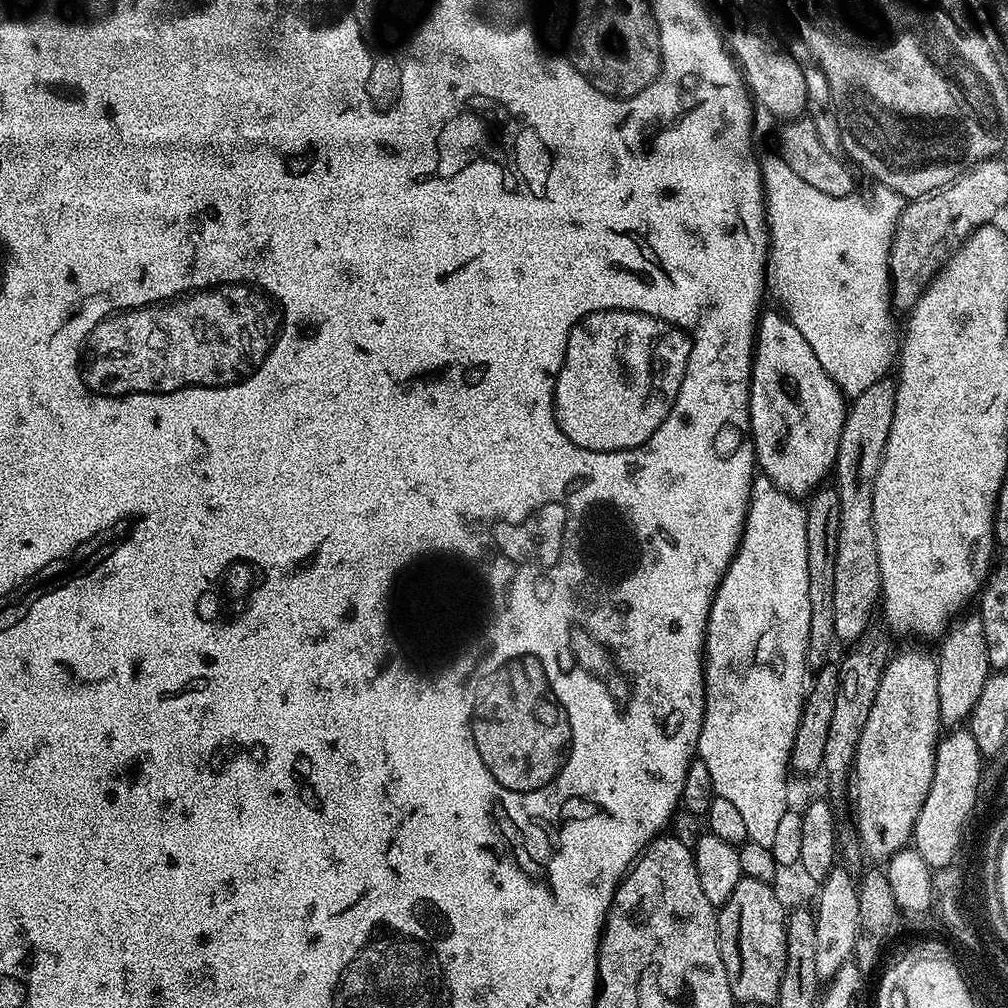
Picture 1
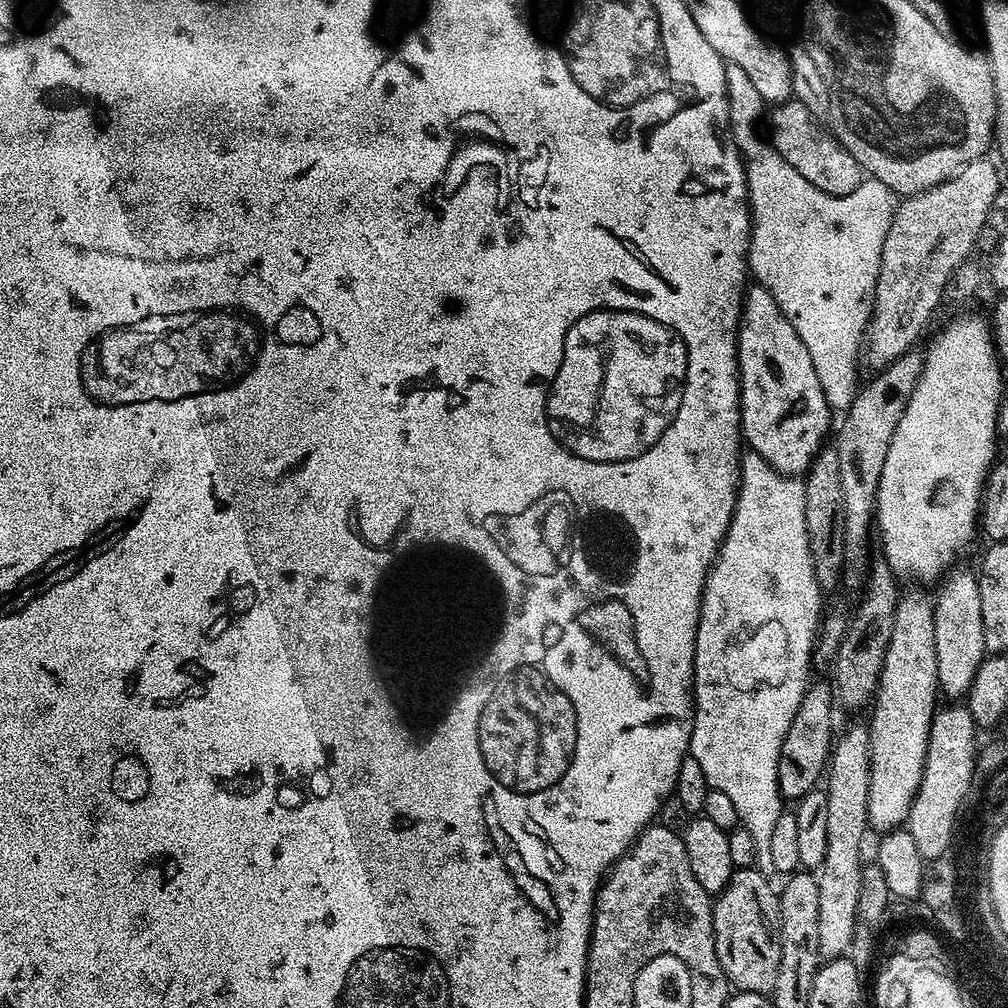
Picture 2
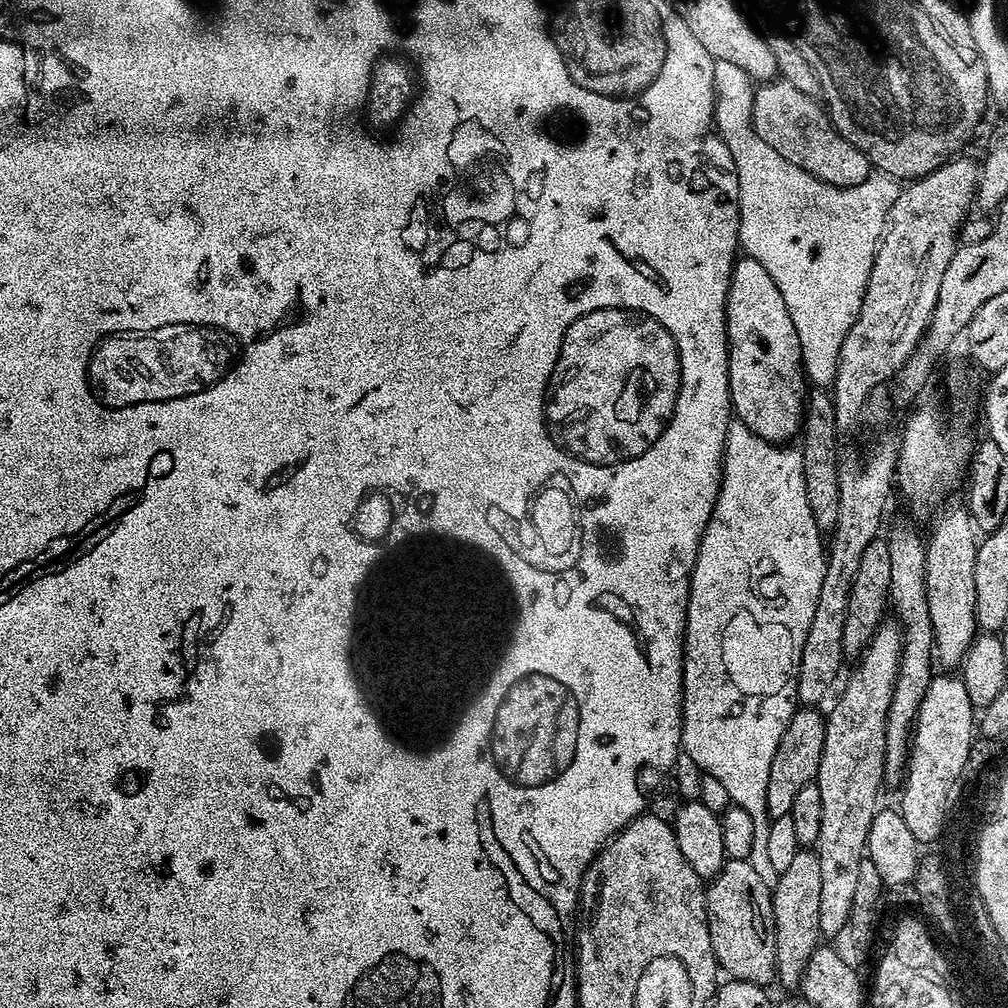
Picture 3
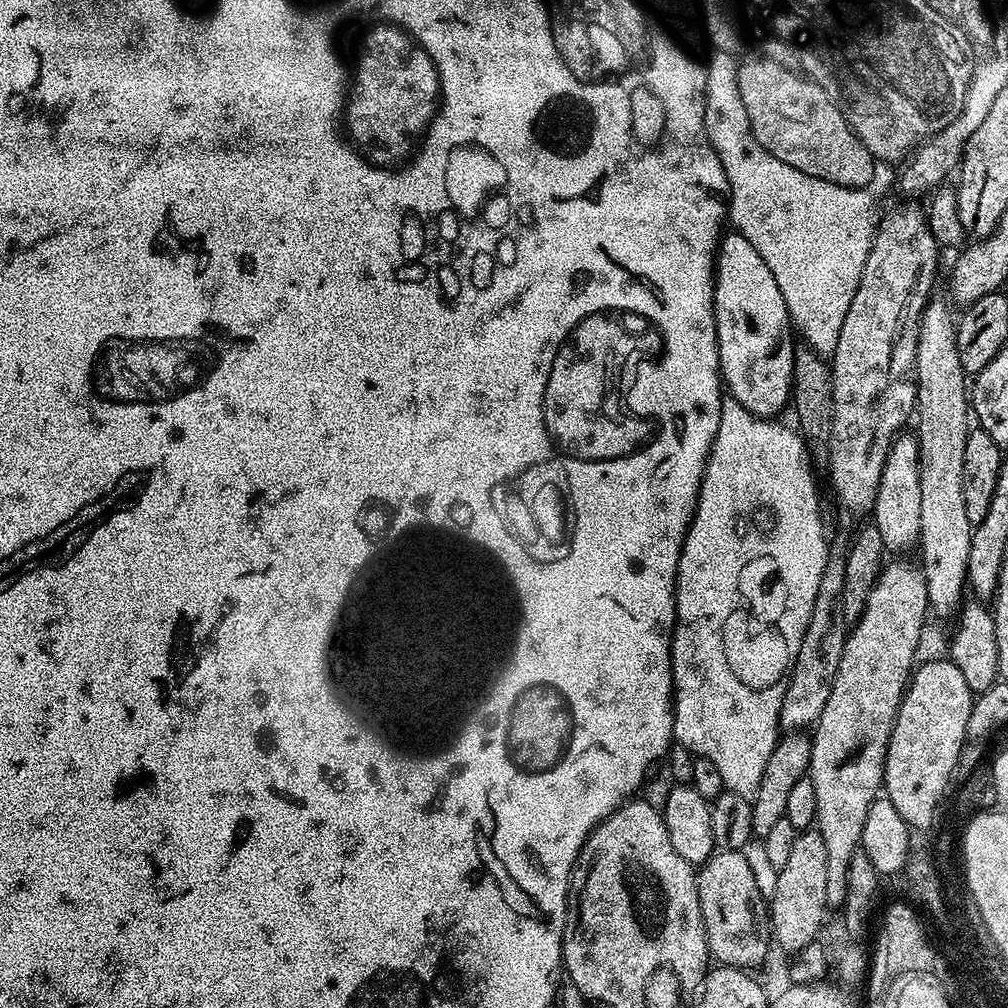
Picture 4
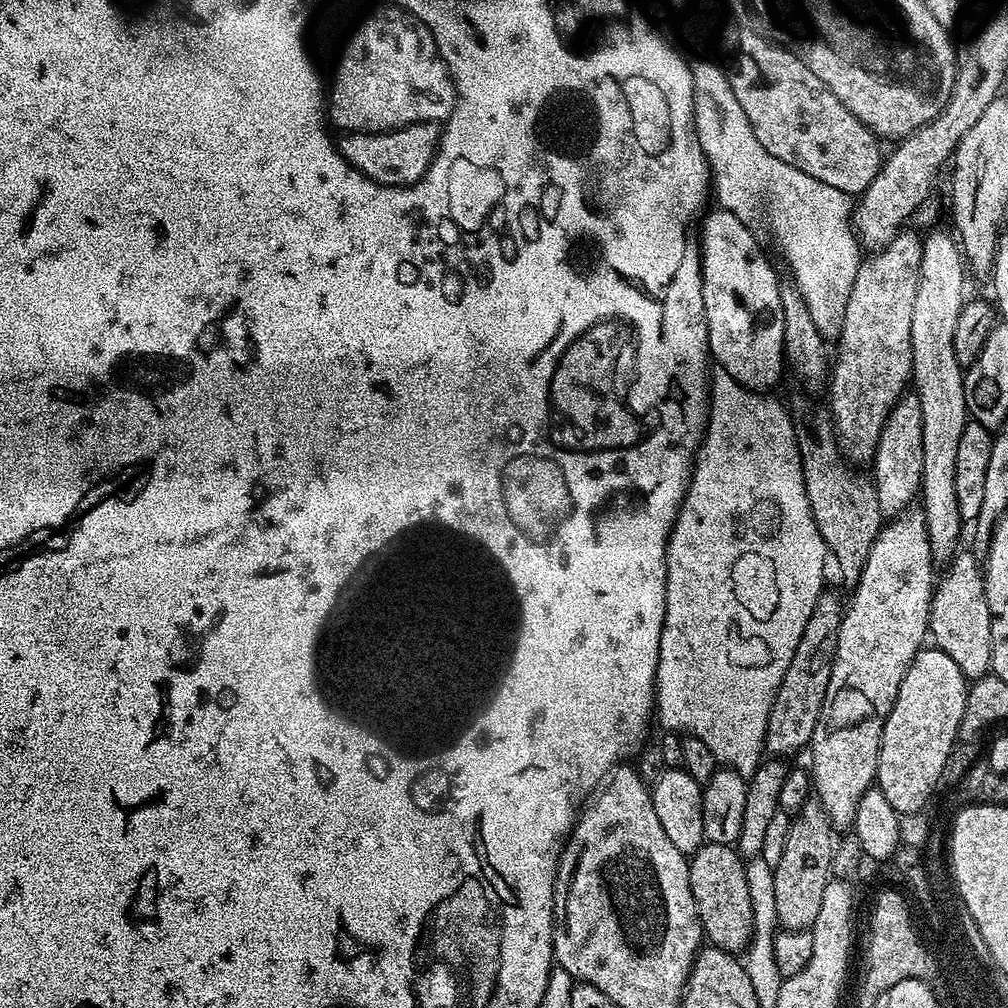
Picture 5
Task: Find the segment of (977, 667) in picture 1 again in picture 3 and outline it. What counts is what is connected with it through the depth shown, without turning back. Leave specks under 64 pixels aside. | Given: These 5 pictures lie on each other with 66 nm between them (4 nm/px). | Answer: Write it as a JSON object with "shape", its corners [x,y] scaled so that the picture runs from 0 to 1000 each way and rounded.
{"shape":[[[938,499],[928,509],[930,512],[925,520],[925,529],[921,534],[919,532],[917,568],[919,569],[919,597],[925,618],[927,651],[932,662],[933,659],[937,662],[934,664],[948,665],[955,659],[956,651],[970,630],[966,609],[966,554],[970,525],[955,499],[939,500]]]}

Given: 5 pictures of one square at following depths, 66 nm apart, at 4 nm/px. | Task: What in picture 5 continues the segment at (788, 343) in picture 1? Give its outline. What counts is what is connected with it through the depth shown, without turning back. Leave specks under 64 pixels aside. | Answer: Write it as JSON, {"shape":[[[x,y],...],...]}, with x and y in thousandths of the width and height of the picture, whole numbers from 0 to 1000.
{"shape":[[[717,208],[697,215],[692,241],[696,251],[696,300],[700,308],[702,347],[713,368],[724,371],[737,385],[766,387],[780,369],[777,308],[773,296],[775,277],[754,247],[739,219]]]}

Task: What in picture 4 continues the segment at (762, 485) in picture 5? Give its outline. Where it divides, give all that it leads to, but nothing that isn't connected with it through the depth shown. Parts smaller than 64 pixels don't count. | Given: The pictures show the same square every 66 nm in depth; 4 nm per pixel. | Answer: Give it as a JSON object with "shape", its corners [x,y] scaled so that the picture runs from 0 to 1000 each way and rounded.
{"shape":[[[725,395],[719,396],[716,403],[716,415],[712,423],[712,431],[708,435],[706,445],[702,451],[702,457],[698,463],[698,473],[694,479],[694,489],[690,495],[690,509],[688,510],[687,520],[683,524],[683,529],[679,532],[677,550],[675,551],[673,565],[671,566],[671,621],[667,624],[667,685],[669,688],[667,695],[667,729],[670,737],[682,742],[688,751],[708,756],[708,761],[712,764],[712,768],[716,768],[716,776],[721,785],[731,786],[743,792],[749,791],[752,784],[752,776],[756,776],[756,768],[760,765],[760,756],[764,756],[764,748],[768,748],[768,740],[776,729],[774,705],[776,704],[776,692],[778,691],[778,684],[780,682],[779,676],[781,676],[782,668],[786,666],[786,659],[792,649],[792,641],[796,641],[796,629],[800,629],[800,621],[804,617],[804,605],[808,605],[808,589],[812,589],[812,577],[815,577],[815,565],[819,562],[823,551],[822,537],[817,537],[817,520],[813,517],[813,492],[810,489],[810,476],[806,473],[806,460],[802,457],[803,449],[800,447],[799,436],[793,428],[787,427],[785,429],[780,422],[770,420],[774,419],[766,415],[744,411],[744,407],[740,407],[740,403],[736,403],[731,397]]]}

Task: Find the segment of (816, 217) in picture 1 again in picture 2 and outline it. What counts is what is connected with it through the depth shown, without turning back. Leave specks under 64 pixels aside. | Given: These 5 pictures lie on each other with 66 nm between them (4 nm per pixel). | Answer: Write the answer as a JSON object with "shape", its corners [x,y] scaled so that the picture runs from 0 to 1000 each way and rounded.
{"shape":[[[719,63],[718,72],[720,73],[720,89],[722,90],[724,138],[734,151],[739,162],[738,176],[742,182],[742,208],[746,215],[746,232],[742,235],[742,264],[745,273],[748,278],[750,274],[749,281],[753,285],[764,288],[768,300],[772,300],[776,312],[780,312],[784,323],[788,323],[792,335],[796,335],[796,340],[800,342],[800,347],[804,347],[804,359],[808,359],[808,371],[812,371],[812,379],[815,379],[815,391],[819,391],[819,399],[822,405],[825,406],[826,410],[836,411],[841,408],[841,405],[847,399],[851,388],[849,372],[853,369],[853,361],[855,365],[855,346],[859,341],[861,320],[865,318],[865,305],[867,304],[869,281],[871,280],[871,268],[875,264],[875,244],[879,240],[879,232],[883,232],[883,220],[889,211],[891,195],[888,190],[883,188],[883,185],[864,177],[857,178],[851,185],[851,188],[843,188],[843,192],[835,192],[834,194],[819,192],[815,188],[812,188],[812,185],[808,185],[807,182],[800,181],[800,177],[796,177],[796,173],[792,173],[792,169],[788,169],[788,165],[784,165],[784,161],[780,161],[780,157],[776,157],[776,153],[772,153],[772,149],[766,146],[759,136],[758,139],[754,136],[754,131],[750,128],[750,122],[753,121],[758,107],[760,111],[760,100],[756,97],[756,93],[752,93],[748,81],[744,81],[744,77],[740,74],[740,69],[736,69],[736,65],[731,63]]]}

